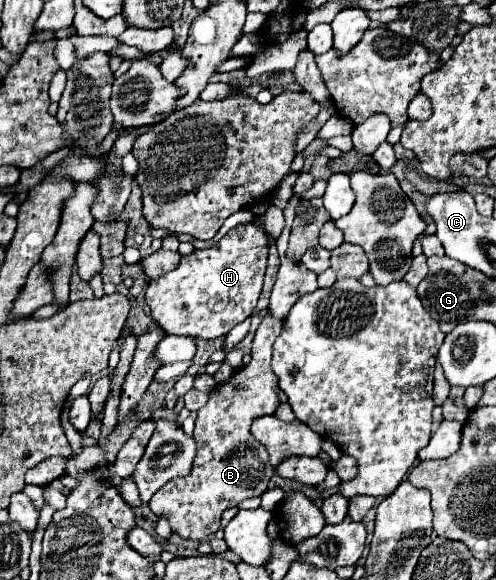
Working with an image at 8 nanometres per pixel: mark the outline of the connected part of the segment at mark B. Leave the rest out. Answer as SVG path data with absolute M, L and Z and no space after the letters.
M268 310L254 334L250 362L234 370L228 382L218 384L210 392L206 406L198 410L194 426L196 458L190 474L172 478L148 502L150 510L158 516L168 518L172 532L182 538L204 540L214 534L220 528L220 516L226 508L238 506L244 498L260 496L274 476L274 468L266 458L266 450L250 436L250 424L260 416L274 414L280 406L278 378L270 368L272 344L276 342L280 332L282 320L274 318Z

